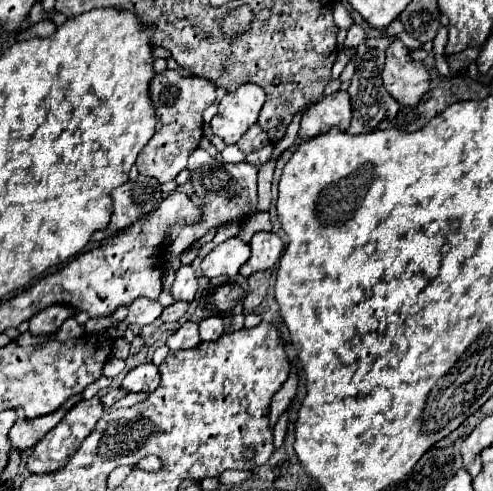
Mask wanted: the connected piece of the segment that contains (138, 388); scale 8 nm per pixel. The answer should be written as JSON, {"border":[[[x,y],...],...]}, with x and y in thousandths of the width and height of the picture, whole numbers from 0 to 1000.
{"border":[[[286,741],[270,749],[254,770],[245,790],[258,798],[310,798],[323,786],[323,754],[314,741]]]}

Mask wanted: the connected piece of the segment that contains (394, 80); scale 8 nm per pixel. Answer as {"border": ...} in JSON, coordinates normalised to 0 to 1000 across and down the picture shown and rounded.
{"border":[[[797,81],[785,98],[773,159],[781,183],[817,216],[846,216],[874,171],[862,134],[834,122],[830,102],[809,81]]]}

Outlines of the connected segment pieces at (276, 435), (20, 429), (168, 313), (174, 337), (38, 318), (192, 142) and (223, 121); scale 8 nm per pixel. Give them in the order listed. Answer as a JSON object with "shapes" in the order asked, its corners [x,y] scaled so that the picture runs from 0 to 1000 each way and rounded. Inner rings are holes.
{"shapes":[[[[574,843],[574,847],[562,855],[562,864],[558,864],[558,876],[554,876],[554,904],[558,904],[558,916],[566,916],[570,904],[574,904],[574,896],[578,896],[582,859],[586,859],[586,851],[582,851],[582,843]]],[[[152,807],[152,815],[136,815],[136,823],[128,823],[128,831],[120,831],[120,839],[103,839],[95,847],[83,851],[34,851],[26,872],[18,876],[18,896],[22,896],[22,912],[30,916],[55,916],[63,912],[75,896],[87,892],[87,884],[95,884],[108,868],[120,864],[120,855],[132,847],[132,839],[156,823],[168,807]]],[[[351,615],[347,623],[331,627],[331,640],[323,644],[327,656],[359,656],[375,640],[379,623],[383,623],[383,615]]],[[[375,656],[359,676],[351,676],[339,688],[343,713],[375,713],[375,709],[396,709],[404,701],[404,672],[396,656]]],[[[103,619],[59,648],[59,676],[75,680],[75,684],[116,676],[120,660],[128,660],[128,652],[136,652],[144,644],[152,644],[152,631],[144,623]]],[[[331,143],[302,167],[302,196],[314,216],[314,273],[282,310],[278,342],[286,358],[306,358],[323,375],[347,371],[375,338],[383,314],[412,277],[412,224],[436,208],[436,171],[404,155],[367,155],[359,143]]],[[[509,167],[489,171],[477,187],[460,187],[460,191],[448,200],[448,208],[444,208],[444,228],[440,228],[440,236],[432,236],[432,244],[428,244],[432,273],[436,273],[436,277],[448,277],[448,281],[456,285],[456,293],[477,293],[477,289],[497,273],[497,265],[501,265],[509,253],[521,248],[521,232],[525,232],[525,224],[529,224],[533,208],[538,208],[538,187],[533,187],[533,179],[521,175],[521,171],[509,171]]]]}

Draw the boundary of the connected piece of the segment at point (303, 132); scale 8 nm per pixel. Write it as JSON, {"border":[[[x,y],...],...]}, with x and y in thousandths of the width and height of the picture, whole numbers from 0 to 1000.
{"border":[[[688,183],[671,196],[655,196],[647,208],[627,216],[611,236],[606,285],[643,277],[667,261],[700,265],[712,248],[712,208],[708,191]]]}

